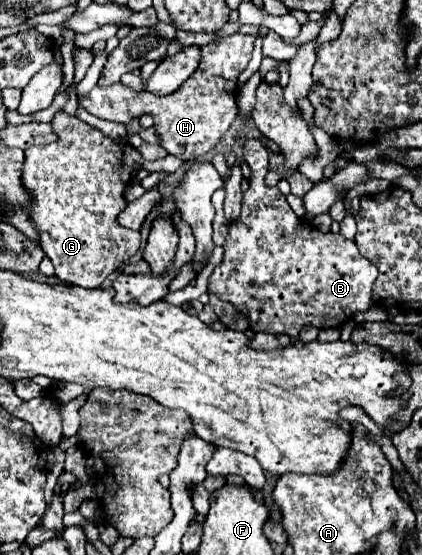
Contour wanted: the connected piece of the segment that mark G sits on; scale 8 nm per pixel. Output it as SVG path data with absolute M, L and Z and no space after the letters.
M64 111L54 117L52 129L58 135L56 143L26 149L22 183L30 193L28 217L38 231L46 257L54 263L56 277L84 289L96 289L110 273L128 263L140 247L140 231L116 225L118 213L126 207L124 189L132 179L132 171L144 167L174 173L182 161L172 155L152 163L144 161L128 143L118 145Z

